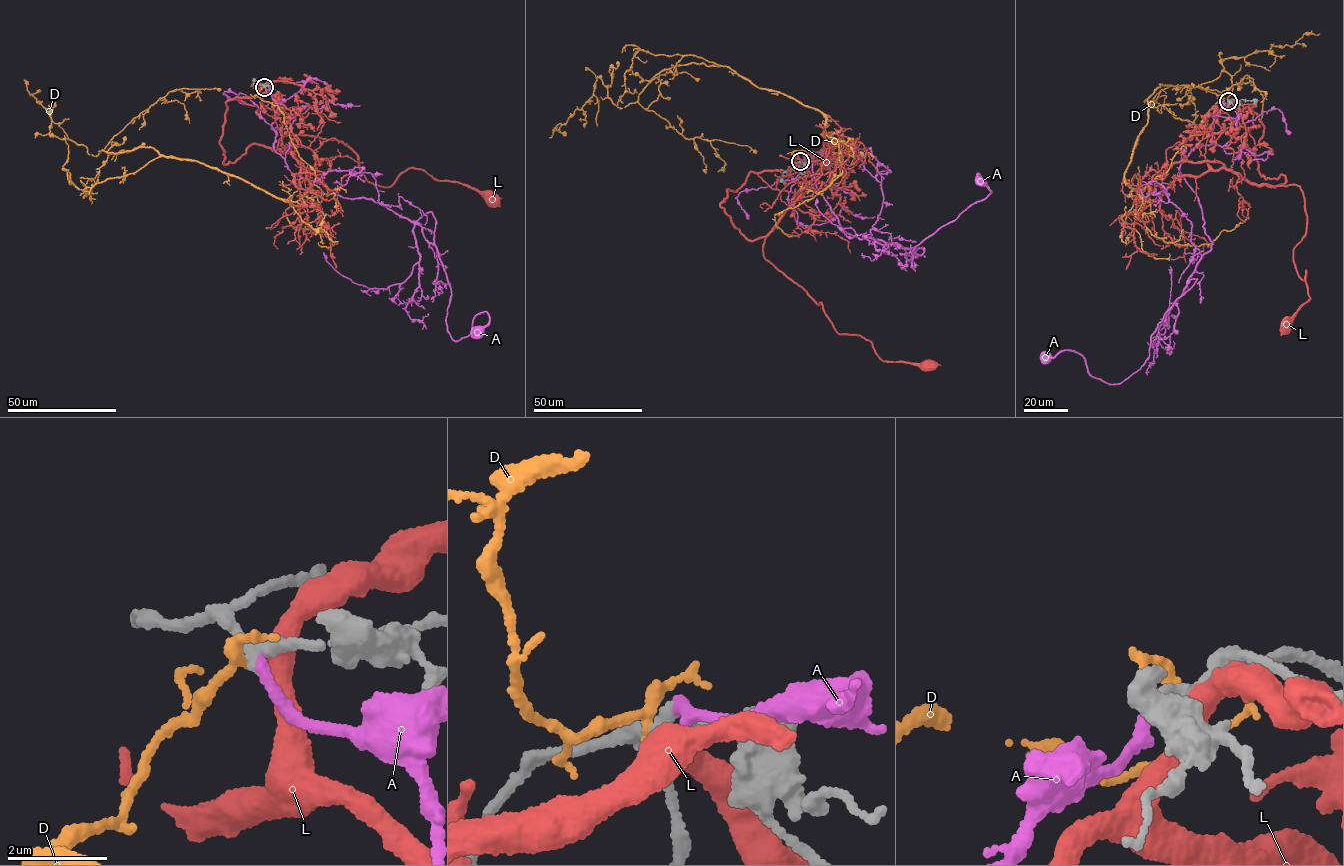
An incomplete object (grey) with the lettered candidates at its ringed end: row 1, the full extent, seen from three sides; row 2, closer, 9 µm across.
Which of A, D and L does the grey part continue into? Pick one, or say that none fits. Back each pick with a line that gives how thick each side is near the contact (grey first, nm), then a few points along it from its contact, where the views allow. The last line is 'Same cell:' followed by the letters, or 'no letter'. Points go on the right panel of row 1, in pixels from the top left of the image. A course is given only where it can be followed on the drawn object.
A: 260 nm thick on the grey side, 240 nm on the other; it runs (1228, 100), (1213, 142), (1179, 169), (1212, 244), (1144, 364), (1112, 385), (1078, 353), (1048, 359)
Same cell: A

